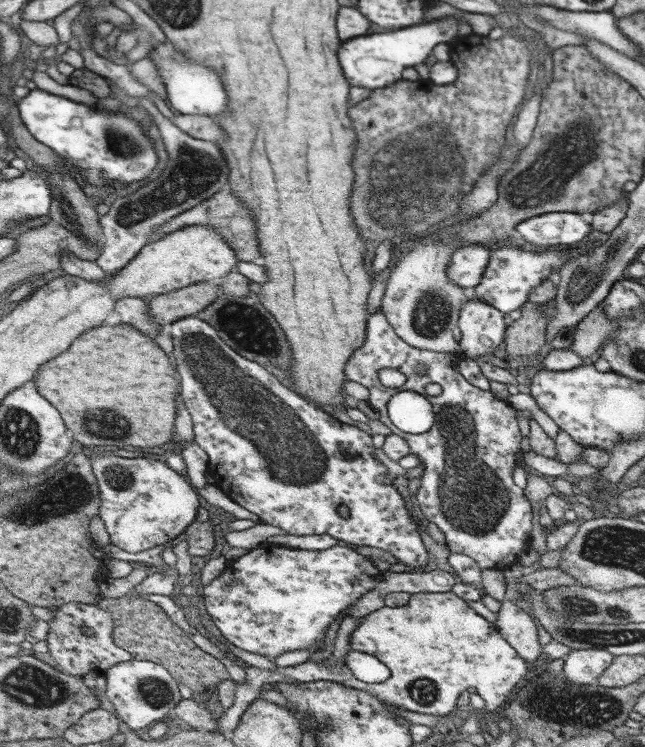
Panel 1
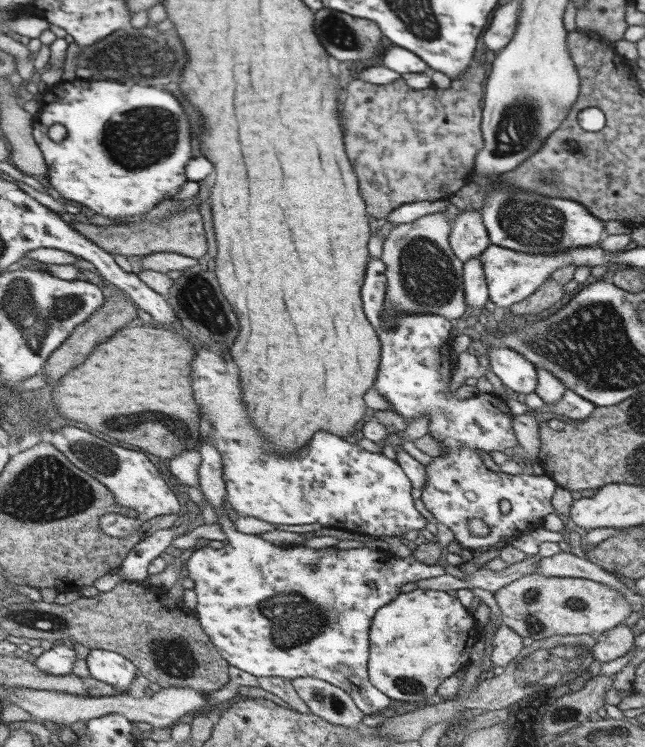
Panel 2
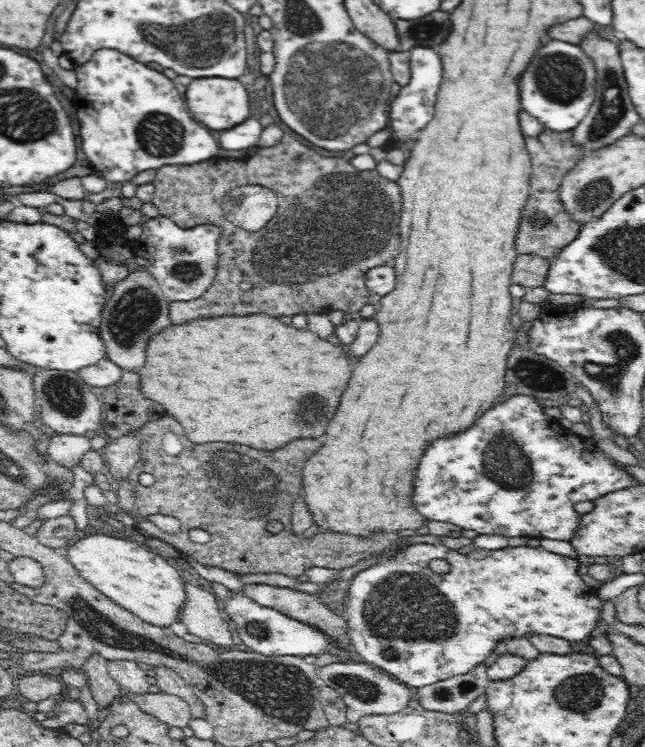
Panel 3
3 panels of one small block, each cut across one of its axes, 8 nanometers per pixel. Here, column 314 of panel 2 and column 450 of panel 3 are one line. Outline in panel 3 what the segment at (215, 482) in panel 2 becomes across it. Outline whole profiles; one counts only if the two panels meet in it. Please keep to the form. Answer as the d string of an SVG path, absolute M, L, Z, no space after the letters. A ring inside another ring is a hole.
M441 542L434 544L415 543L406 547L402 552L398 552L396 556L392 556L388 560L358 572L350 580L348 602L343 605L344 610L340 610L338 615L347 623L351 646L354 646L354 652L360 654L360 658L364 660L364 663L374 664L374 667L378 666L378 668L382 668L386 673L390 672L390 675L400 680L401 683L408 685L410 688L418 689L441 682L440 680L452 678L452 676L470 672L475 666L484 662L492 654L494 646L500 640L504 640L504 638L528 636L528 634L546 634L575 642L584 640L584 638L590 636L591 632L595 628L598 628L597 625L602 621L603 602L597 599L594 589L591 589L578 573L579 566L583 561L586 560L559 556L558 554L554 554L554 552L548 552L548 550L541 548L541 546L537 548L530 548L528 546L518 546L518 548L507 547L501 550L482 550L482 548L478 548L472 554L462 556L457 551L443 546ZM436 558L446 560L450 564L450 570L446 574L438 574L436 576L436 572L430 570L430 562L436 560Z

